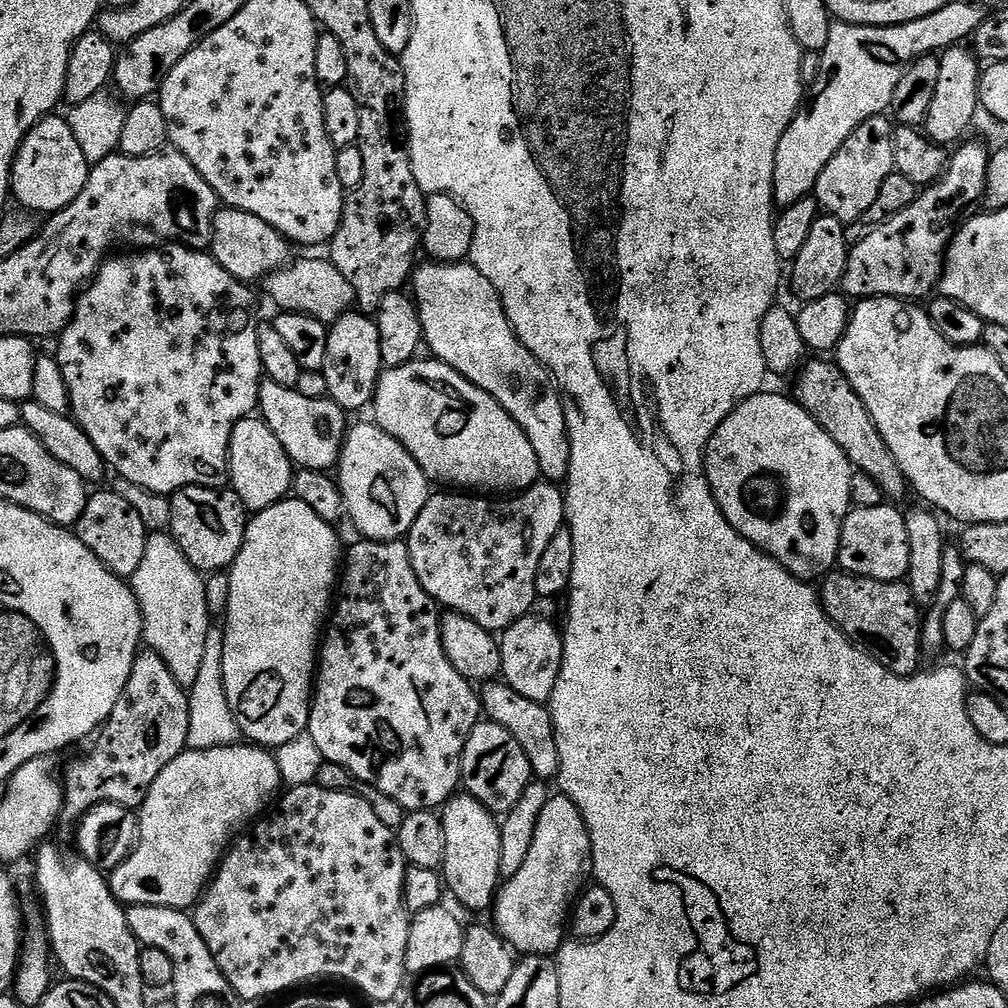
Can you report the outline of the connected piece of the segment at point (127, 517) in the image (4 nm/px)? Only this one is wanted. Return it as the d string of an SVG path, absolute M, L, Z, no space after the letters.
M113 490L107 492L93 491L86 502L86 510L82 510L82 518L74 526L76 536L94 553L98 562L106 566L115 576L130 578L141 565L145 555L150 531L137 510L130 502L120 497Z

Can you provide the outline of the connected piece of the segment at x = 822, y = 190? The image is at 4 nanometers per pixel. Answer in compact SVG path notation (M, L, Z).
M887 115L872 116L842 142L842 150L830 158L816 183L814 199L827 215L838 218L846 226L852 226L855 220L863 221L866 210L878 199L882 182L896 171L893 131L893 121Z

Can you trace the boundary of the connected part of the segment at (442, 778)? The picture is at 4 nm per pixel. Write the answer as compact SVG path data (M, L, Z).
M360 538L357 541L349 552L347 549L346 563L338 580L338 595L335 597L334 607L331 609L330 619L322 636L322 647L318 653L318 675L314 680L312 713L308 719L306 735L314 738L314 746L318 746L318 750L327 763L342 766L350 770L350 774L354 774L362 782L382 790L382 794L390 794L390 798L394 798L394 802L398 802L398 806L402 806L405 813L440 810L453 796L457 795L461 787L462 754L466 750L470 730L474 730L474 726L482 720L480 697L477 689L472 689L475 688L473 681L458 674L458 670L454 670L454 666L446 658L440 629L442 609L434 598L430 598L430 594L426 594L426 590L422 590L422 582L418 582L418 574L414 574L414 566L410 562L407 543L403 539L365 540Z

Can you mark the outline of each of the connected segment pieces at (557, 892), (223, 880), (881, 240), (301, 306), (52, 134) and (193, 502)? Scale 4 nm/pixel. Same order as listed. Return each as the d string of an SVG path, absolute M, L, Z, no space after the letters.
M553 795L538 818L534 842L530 842L530 854L526 854L522 870L503 881L494 901L494 927L509 948L529 956L551 957L560 951L570 913L585 887L584 875L589 875L591 863L590 834L578 806L566 795Z
M314 782L297 788L289 787L287 791L279 797L275 805L276 812L269 811L263 819L251 825L247 834L241 835L229 847L224 859L220 861L216 875L212 877L211 884L195 905L194 919L198 934L202 934L202 942L210 946L210 954L214 954L214 962L218 962L226 982L230 982L232 989L244 1002L260 1000L263 996L274 995L275 992L284 992L295 984L304 984L307 980L318 979L319 976L333 976L336 980L345 980L358 991L365 992L372 1000L394 999L406 979L406 942L410 942L412 925L412 916L404 901L406 870L410 865L402 854L397 833L390 826L384 825L378 814L374 814L374 810L370 810L370 806L362 802L362 798L349 792L322 790Z
M963 144L956 148L961 147L956 153L954 151L951 153L944 175L936 183L927 185L917 195L914 203L906 206L906 210L891 216L885 224L875 225L857 244L855 241L851 245L842 281L842 292L845 297L892 296L896 300L924 302L937 291L940 276L944 273L944 257L950 242L956 237L956 231L981 211L984 202L989 149L984 149L980 144Z
M331 259L298 260L280 268L277 272L272 272L263 281L262 287L268 291L269 298L277 304L277 309L285 312L301 312L321 320L323 324L332 325L338 317L356 304L356 295L350 282L346 282L346 278L338 274Z
M63 115L45 116L26 134L22 146L12 163L12 187L10 196L21 209L32 214L55 214L70 206L82 186L86 186L90 165L82 146L74 138L67 119Z
M183 488L171 497L170 535L182 554L203 574L220 574L231 569L244 545L249 513L231 490L219 488Z

